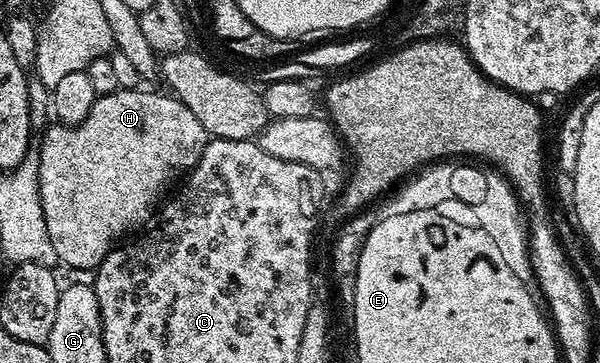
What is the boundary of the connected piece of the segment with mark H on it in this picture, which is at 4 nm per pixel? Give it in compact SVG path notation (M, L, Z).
M145 90L112 91L98 98L91 113L81 123L45 127L39 150L38 187L43 217L58 254L58 264L66 263L77 271L92 272L114 247L134 234L132 231L136 227L144 228L154 218L159 207L157 198L200 161L211 136L203 129L199 117L195 117L195 113L191 113L176 95Z

